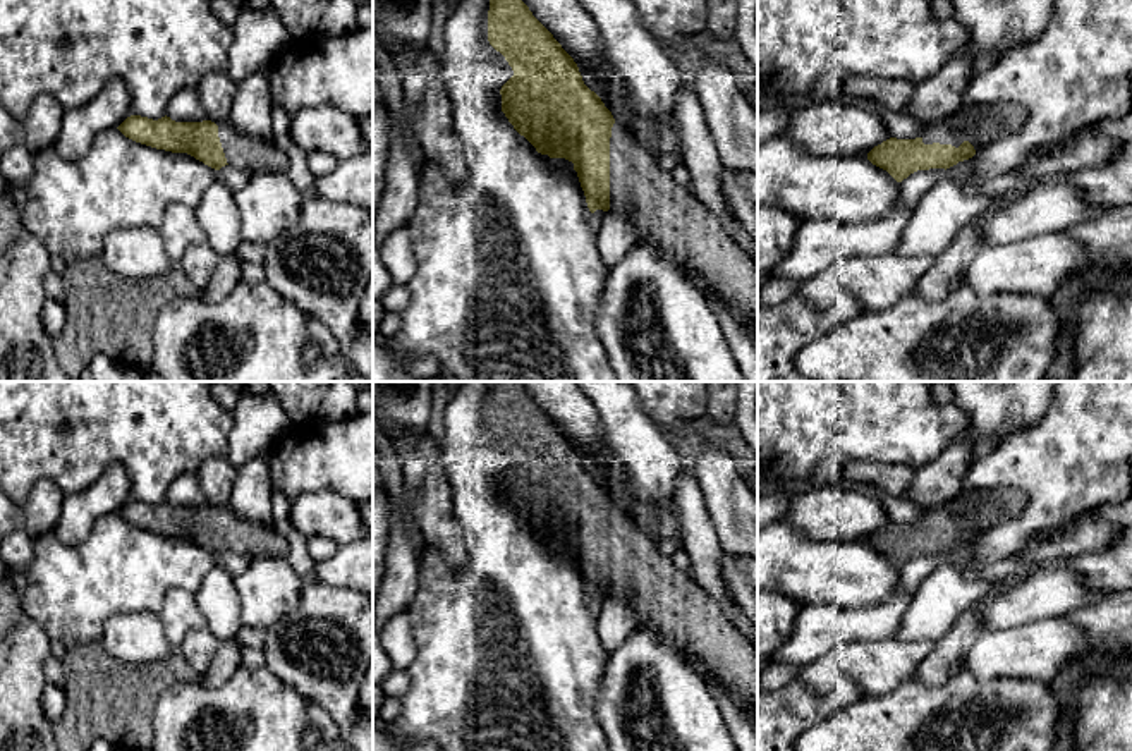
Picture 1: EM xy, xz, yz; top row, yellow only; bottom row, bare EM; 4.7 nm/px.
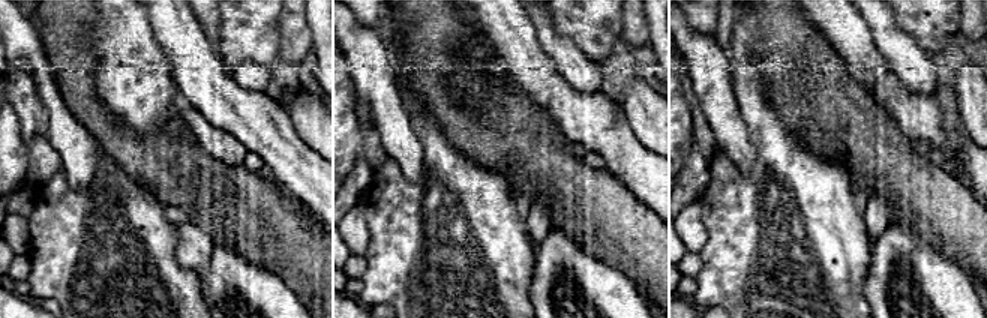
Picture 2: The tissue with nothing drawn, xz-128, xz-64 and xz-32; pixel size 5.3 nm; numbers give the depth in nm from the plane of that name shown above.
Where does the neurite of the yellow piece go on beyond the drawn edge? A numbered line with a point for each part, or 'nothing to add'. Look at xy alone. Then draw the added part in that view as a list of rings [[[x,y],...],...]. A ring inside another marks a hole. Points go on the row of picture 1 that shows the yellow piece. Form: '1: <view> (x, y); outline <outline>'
1: xy (243, 152); outline [[[227,122],[218,124],[218,137],[230,167],[249,174],[289,170],[289,156],[275,143],[240,134]]]

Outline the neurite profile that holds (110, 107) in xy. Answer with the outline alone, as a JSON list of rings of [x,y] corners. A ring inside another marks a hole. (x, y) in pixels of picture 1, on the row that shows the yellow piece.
[[[112,77],[89,103],[65,110],[53,148],[64,160],[76,162],[100,132],[119,127],[127,117],[129,89],[120,77]]]

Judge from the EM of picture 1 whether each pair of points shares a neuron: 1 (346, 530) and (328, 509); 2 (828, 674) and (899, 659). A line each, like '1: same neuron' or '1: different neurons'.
1: same neuron
2: same neuron

